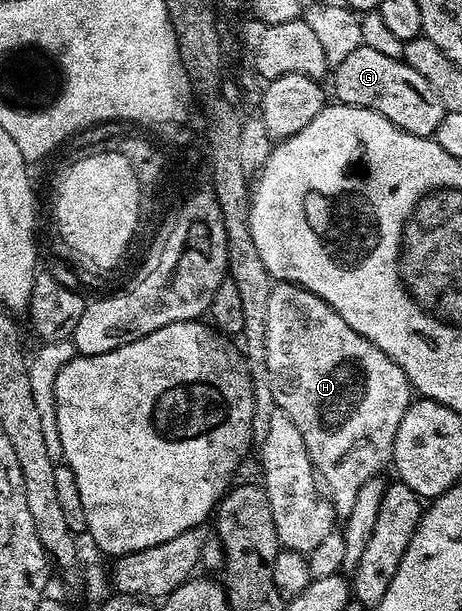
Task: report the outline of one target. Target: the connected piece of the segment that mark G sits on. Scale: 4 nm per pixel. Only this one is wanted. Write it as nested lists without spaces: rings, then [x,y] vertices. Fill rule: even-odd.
[[[361,45],[344,63],[333,66],[334,93],[339,102],[361,109],[371,109],[384,119],[388,119],[396,127],[408,131],[412,135],[433,137],[436,127],[440,127],[440,119],[444,119],[446,109],[436,99],[432,87],[412,67],[408,67],[401,59],[388,59],[388,55],[380,55],[380,51],[372,51],[372,47]]]

